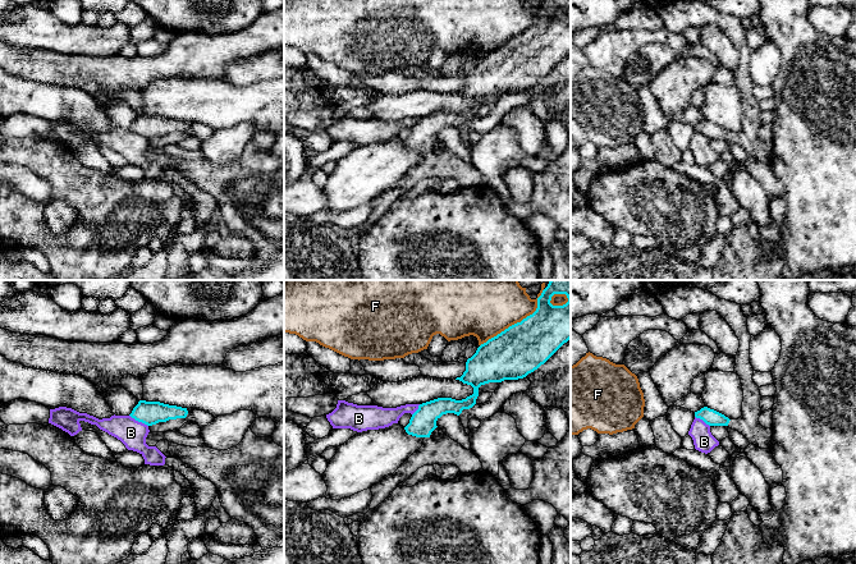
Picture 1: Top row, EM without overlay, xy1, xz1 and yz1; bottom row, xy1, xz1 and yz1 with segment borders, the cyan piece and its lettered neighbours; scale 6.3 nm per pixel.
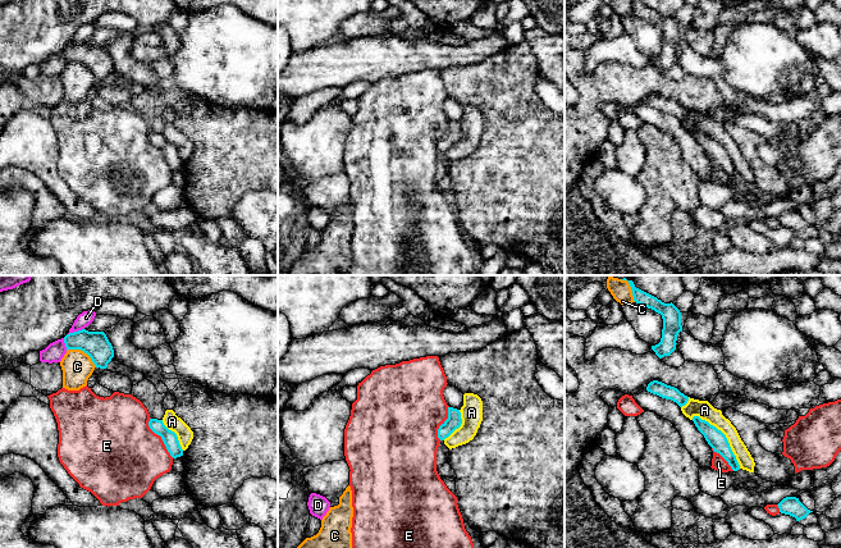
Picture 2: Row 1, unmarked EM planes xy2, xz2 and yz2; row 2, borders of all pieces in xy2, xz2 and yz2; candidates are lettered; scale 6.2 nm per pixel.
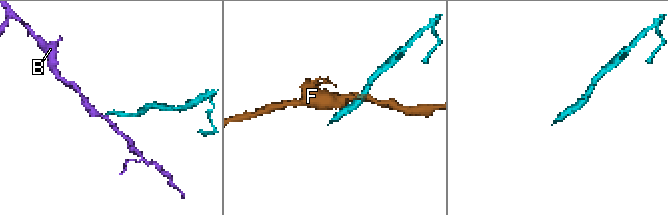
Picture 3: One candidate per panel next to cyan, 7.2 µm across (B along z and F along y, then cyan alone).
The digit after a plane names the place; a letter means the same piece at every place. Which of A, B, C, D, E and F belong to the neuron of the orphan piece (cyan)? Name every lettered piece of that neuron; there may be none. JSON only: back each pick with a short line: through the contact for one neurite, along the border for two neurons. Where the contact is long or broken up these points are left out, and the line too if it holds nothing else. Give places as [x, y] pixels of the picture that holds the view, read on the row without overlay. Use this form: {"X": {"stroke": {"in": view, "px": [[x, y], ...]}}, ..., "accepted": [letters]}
{"accepted": []}

